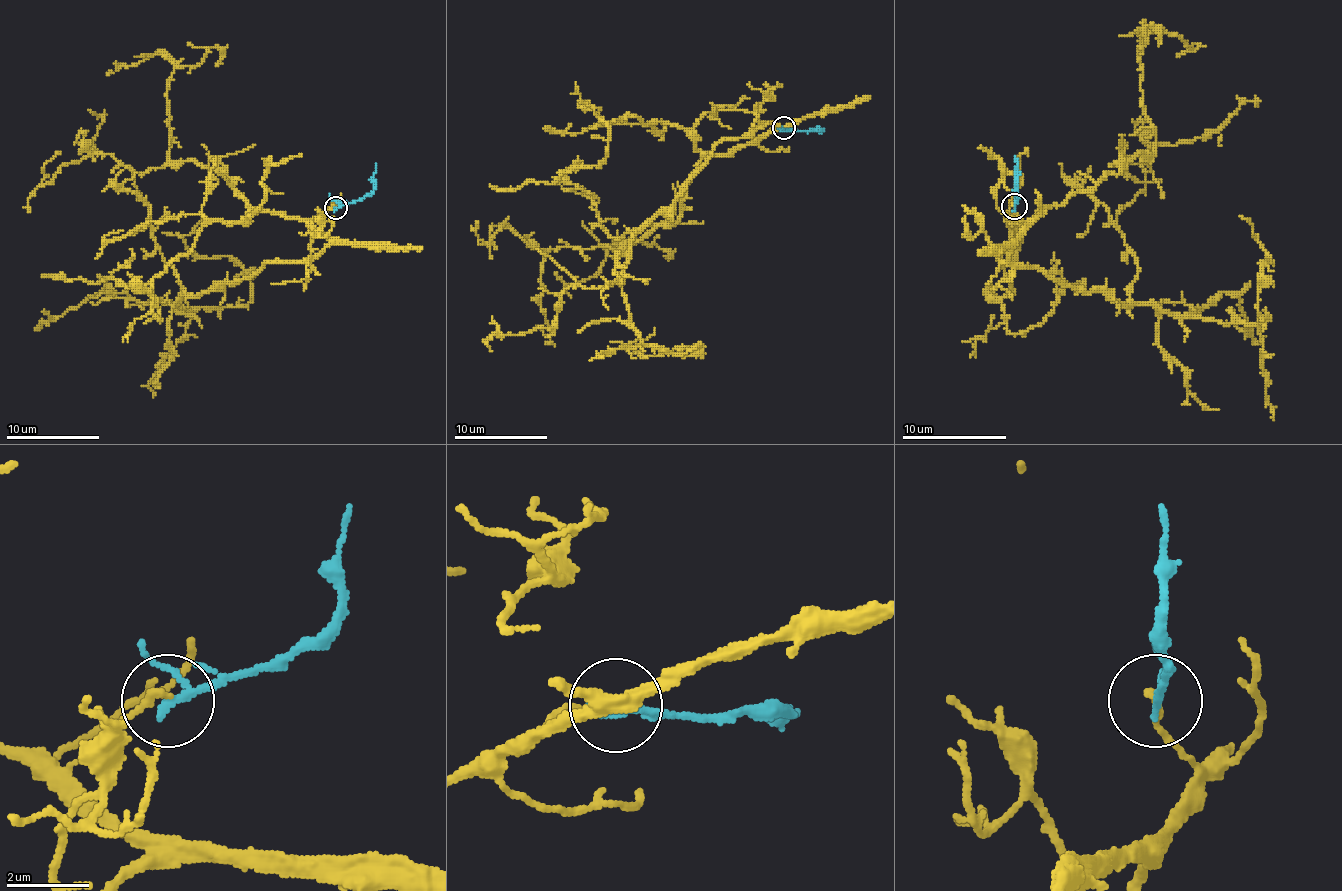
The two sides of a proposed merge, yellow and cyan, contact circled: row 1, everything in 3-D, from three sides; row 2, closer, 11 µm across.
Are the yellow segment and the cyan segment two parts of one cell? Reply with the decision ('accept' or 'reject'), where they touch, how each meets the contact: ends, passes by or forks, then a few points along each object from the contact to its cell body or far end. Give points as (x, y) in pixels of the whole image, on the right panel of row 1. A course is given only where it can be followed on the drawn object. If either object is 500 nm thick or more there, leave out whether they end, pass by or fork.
reject; at (1014, 206); yellow ends there; cyan passes by; yellow runs (1015, 205), (1025, 224), (1015, 266), (1221, 323), (1268, 318), (1258, 281), (1271, 263), (1239, 216); cyan runs (1015, 205), (1017, 198), (1015, 156)

